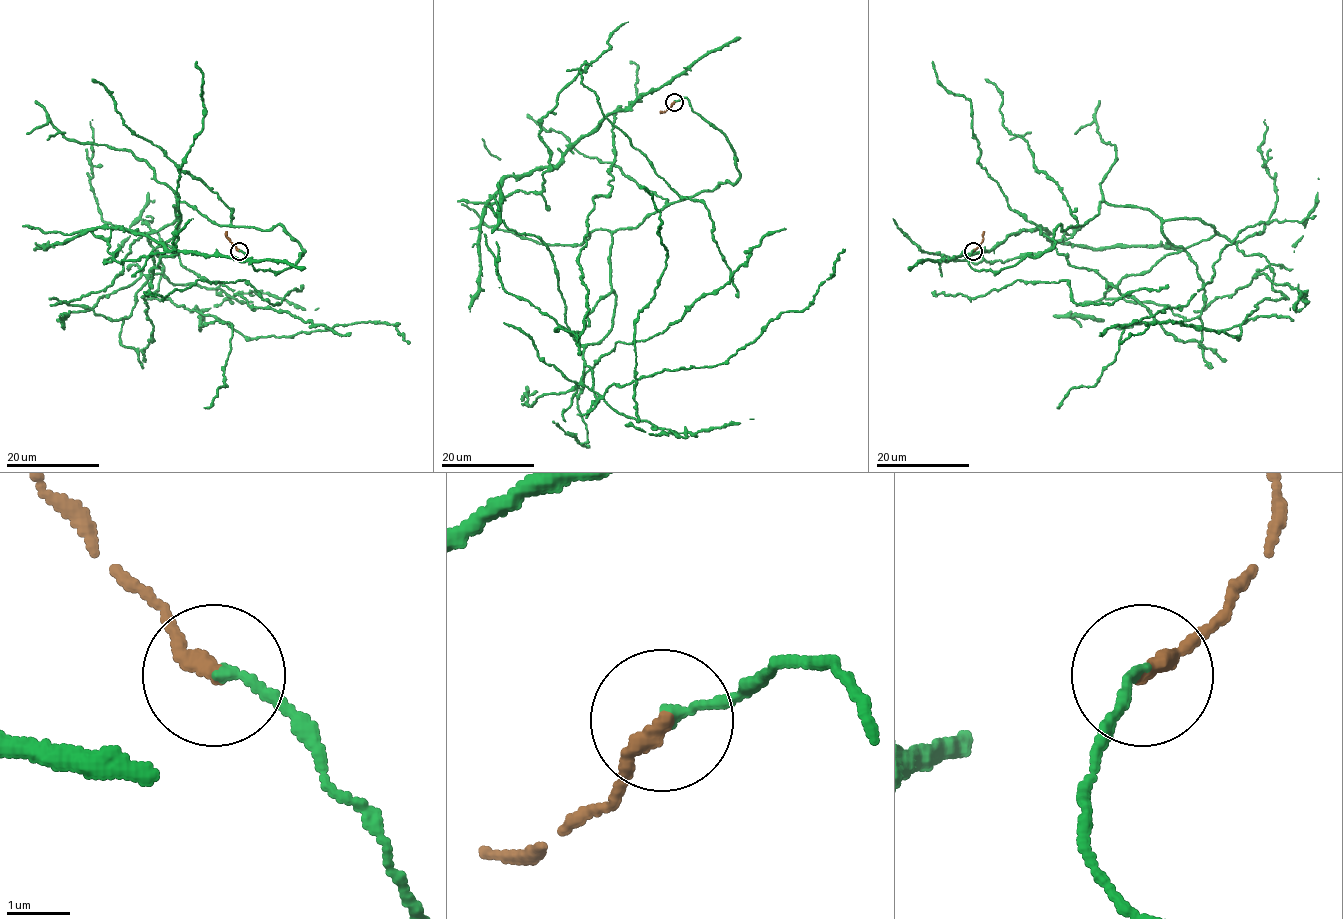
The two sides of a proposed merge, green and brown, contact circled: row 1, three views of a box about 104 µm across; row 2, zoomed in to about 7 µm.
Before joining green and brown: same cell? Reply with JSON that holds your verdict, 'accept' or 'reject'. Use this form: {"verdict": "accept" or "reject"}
{"verdict": "accept"}

